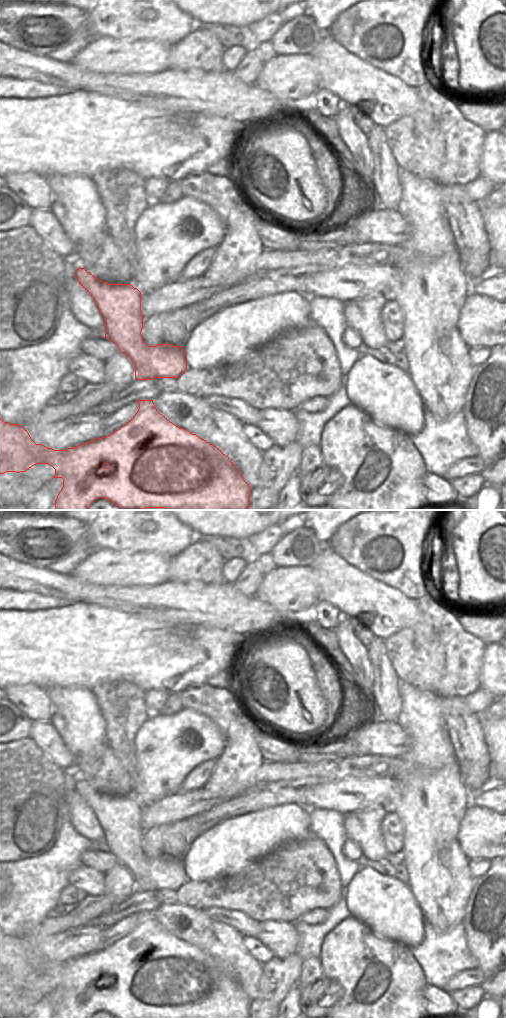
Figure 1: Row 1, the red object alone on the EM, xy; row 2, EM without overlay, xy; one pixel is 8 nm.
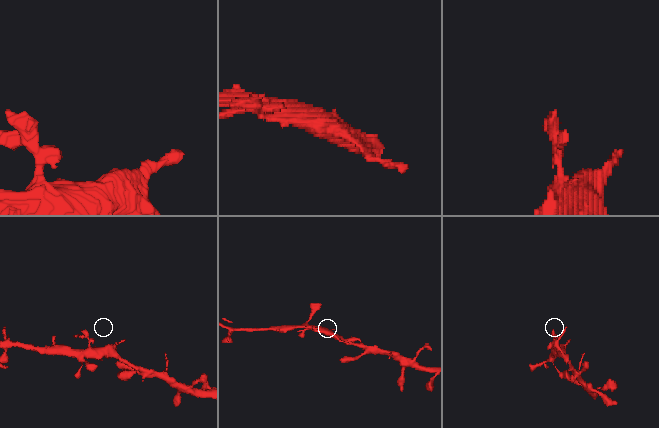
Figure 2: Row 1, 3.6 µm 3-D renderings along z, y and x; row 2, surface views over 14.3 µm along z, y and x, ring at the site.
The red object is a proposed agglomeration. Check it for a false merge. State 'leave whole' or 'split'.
leave whole

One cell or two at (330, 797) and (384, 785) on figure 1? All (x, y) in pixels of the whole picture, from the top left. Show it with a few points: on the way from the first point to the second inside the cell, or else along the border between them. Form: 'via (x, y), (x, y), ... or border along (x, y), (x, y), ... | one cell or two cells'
via (343, 788), (371, 788) | one cell

